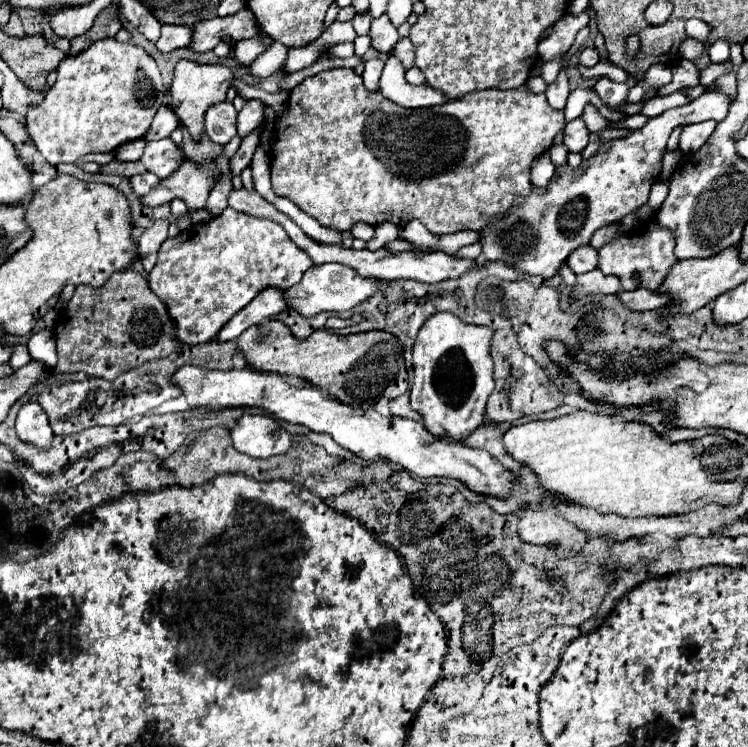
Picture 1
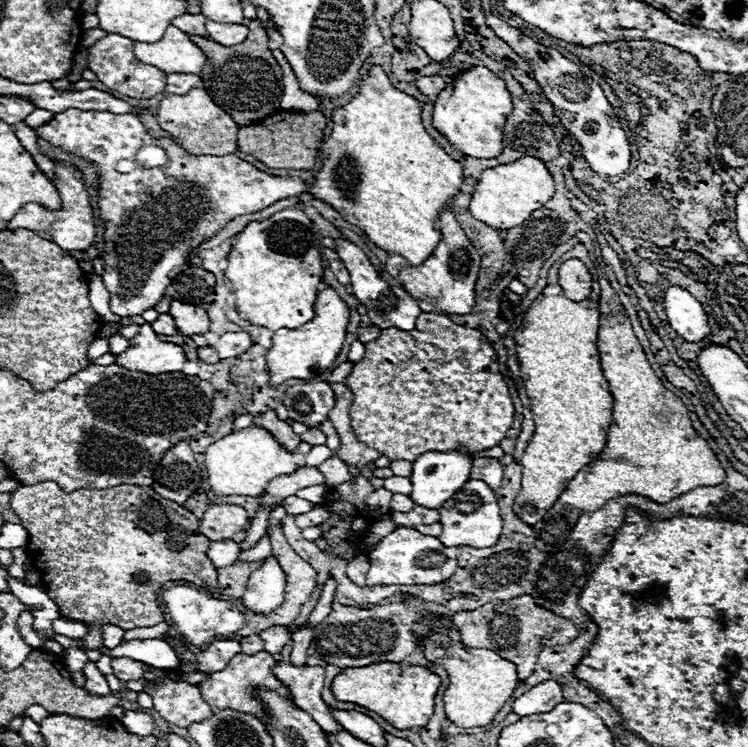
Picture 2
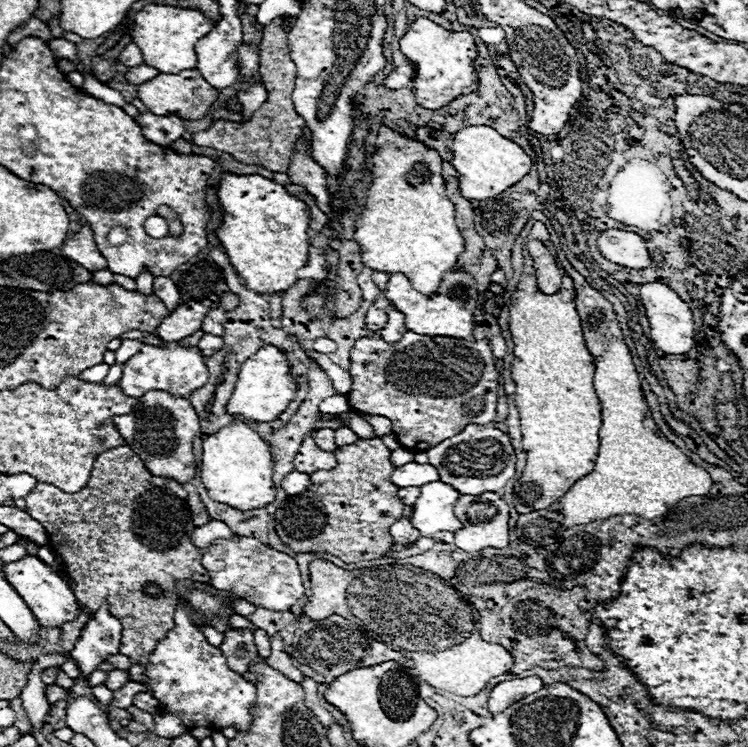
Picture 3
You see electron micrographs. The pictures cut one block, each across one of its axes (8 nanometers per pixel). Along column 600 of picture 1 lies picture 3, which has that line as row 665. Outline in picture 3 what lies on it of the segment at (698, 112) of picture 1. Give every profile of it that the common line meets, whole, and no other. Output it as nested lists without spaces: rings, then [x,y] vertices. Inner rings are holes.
[[[178,600],[174,620],[176,620],[176,626],[166,634],[166,638],[162,638],[158,642],[156,650],[150,654],[148,666],[146,666],[146,672],[144,672],[146,682],[142,682],[142,684],[160,702],[160,710],[164,714],[168,712],[168,714],[178,716],[188,728],[196,728],[196,726],[206,726],[206,728],[234,726],[236,730],[248,730],[248,726],[250,726],[250,706],[254,704],[256,686],[246,682],[240,674],[236,674],[234,670],[228,668],[226,658],[222,656],[220,648],[210,646],[208,640],[204,638],[204,634],[188,620],[182,600]]]

